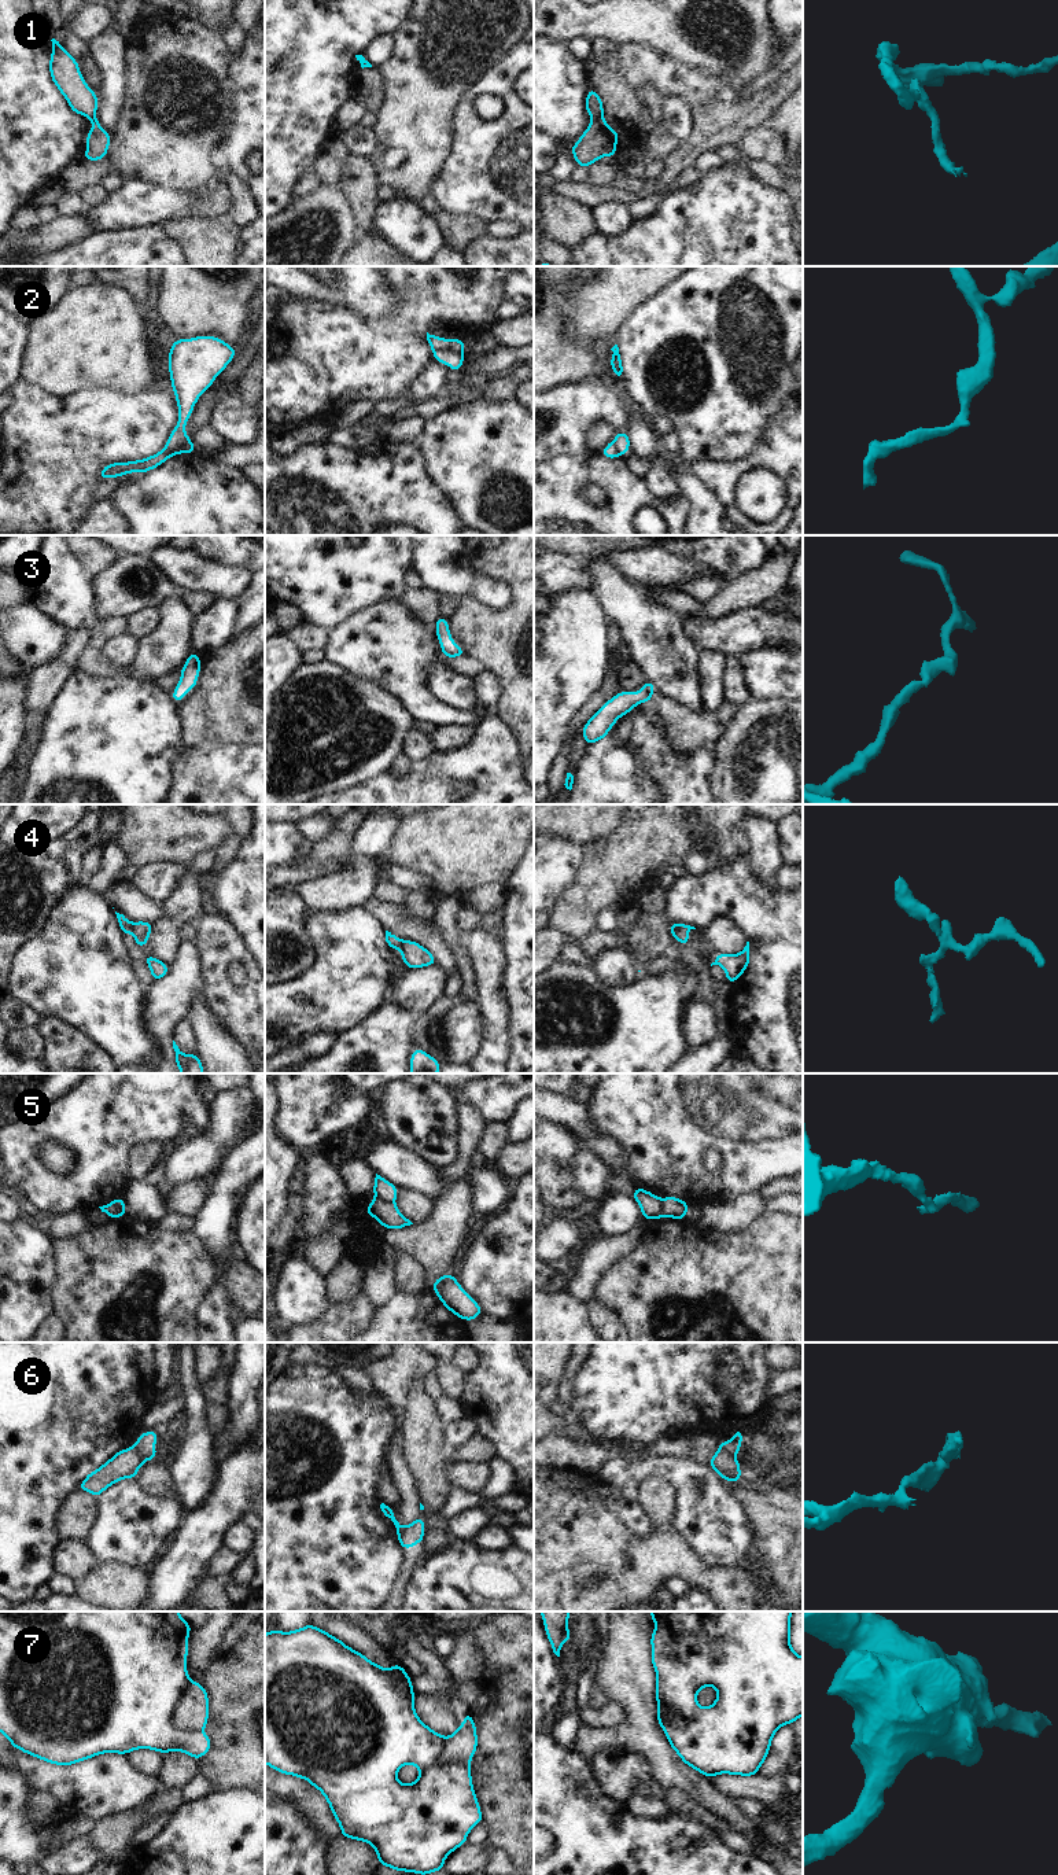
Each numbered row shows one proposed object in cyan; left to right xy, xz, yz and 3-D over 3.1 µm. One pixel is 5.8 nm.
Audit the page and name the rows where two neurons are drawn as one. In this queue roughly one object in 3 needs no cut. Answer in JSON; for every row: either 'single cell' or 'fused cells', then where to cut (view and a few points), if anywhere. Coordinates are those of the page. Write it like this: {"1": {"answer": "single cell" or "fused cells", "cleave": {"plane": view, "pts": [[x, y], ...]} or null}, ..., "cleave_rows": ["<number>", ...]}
{"1": {"answer": "fused cells", "cleave": {"plane": "yz", "pts": [[601, 114], [593, 118]]}}, "2": {"answer": "fused cells", "cleave": {"plane": "xz", "pts": [[434, 353], [452, 352], [461, 356]]}}, "3": {"answer": "single cell", "cleave": null}, "4": {"answer": "fused cells", "cleave": {"plane": "xz", "pts": [[402, 940], [400, 949]]}}, "5": {"answer": "fused cells", "cleave": {"plane": "xz", "pts": [[375, 1197], [393, 1203]]}}, "6": {"answer": "fused cells", "cleave": {"plane": "xy", "pts": [[133, 1446], [146, 1459]]}}, "7": {"answer": "fused cells", "cleave": {"plane": "xy", "pts": [[191, 1680], [176, 1705], [173, 1721], [181, 1730], [201, 1732]]}}, "cleave_rows": ["1", "2", "4", "5", "6", "7"]}

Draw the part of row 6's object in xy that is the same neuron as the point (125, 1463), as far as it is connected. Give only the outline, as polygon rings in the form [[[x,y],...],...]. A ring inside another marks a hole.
[[[134,1447],[121,1449],[99,1469],[89,1473],[78,1489],[97,1498],[113,1484],[125,1478],[134,1478],[144,1462],[145,1459],[139,1455]]]

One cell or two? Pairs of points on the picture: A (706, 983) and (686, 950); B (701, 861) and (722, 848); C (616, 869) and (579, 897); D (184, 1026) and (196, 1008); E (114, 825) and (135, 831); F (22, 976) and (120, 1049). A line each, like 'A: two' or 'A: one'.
A: one
B: one
C: one
D: two
E: two
F: one

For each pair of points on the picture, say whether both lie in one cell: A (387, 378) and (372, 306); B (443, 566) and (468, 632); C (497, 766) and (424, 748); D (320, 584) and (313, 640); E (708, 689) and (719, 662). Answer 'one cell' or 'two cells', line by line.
A: two cells
B: two cells
C: two cells
D: two cells
E: one cell

